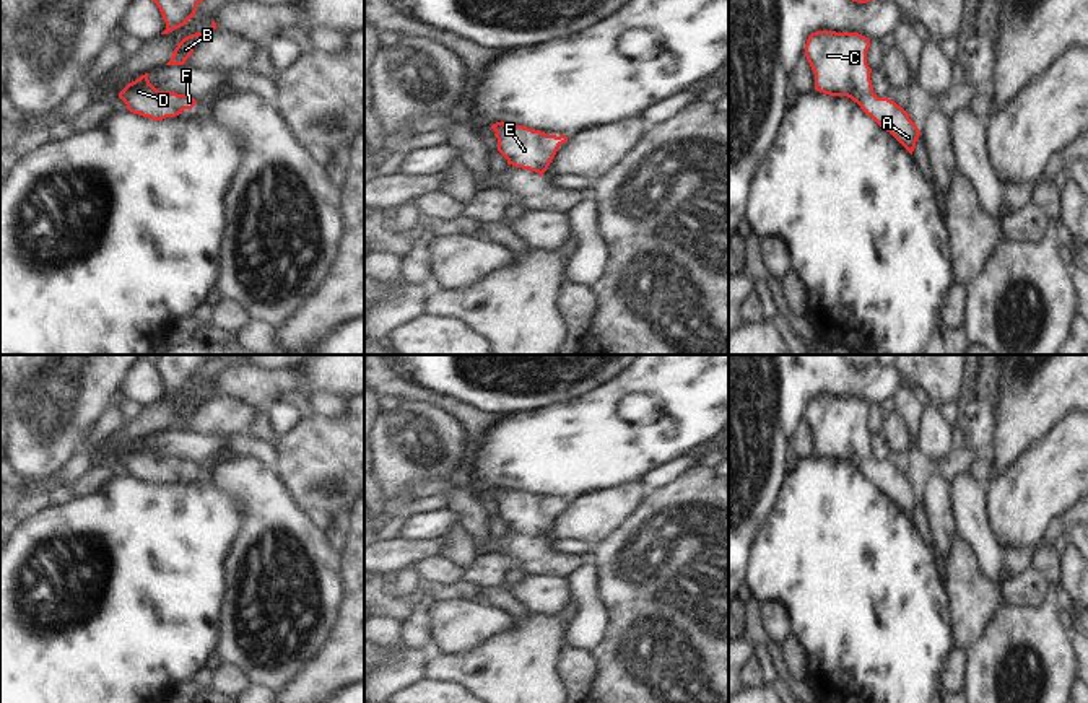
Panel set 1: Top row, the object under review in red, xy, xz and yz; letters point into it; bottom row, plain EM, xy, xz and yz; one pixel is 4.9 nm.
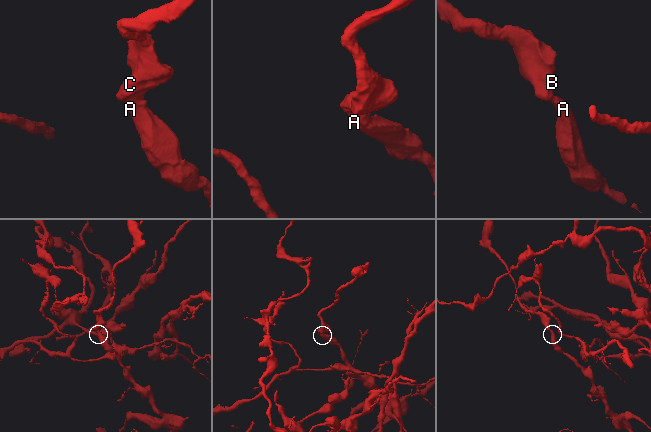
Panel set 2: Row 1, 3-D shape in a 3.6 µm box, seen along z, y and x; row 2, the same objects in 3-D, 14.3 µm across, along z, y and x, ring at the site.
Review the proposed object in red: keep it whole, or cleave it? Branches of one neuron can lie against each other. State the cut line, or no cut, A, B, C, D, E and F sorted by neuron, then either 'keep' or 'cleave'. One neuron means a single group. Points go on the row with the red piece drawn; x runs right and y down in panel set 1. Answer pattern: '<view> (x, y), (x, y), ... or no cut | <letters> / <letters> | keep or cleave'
no cut | A B C D E F | keep

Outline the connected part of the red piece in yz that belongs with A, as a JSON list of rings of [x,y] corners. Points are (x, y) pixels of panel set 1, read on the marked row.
[[[816,31],[805,44],[805,57],[815,73],[815,90],[847,96],[911,155],[920,135],[909,114],[888,98],[873,93],[867,63],[870,39],[859,33]]]

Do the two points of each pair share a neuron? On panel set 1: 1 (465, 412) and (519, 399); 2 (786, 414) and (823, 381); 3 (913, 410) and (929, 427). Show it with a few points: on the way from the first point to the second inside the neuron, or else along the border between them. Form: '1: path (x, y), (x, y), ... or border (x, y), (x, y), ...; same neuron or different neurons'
1: border (462, 402), (487, 412), (504, 414); different neurons
2: path (792, 404), (813, 383); same neuron
3: border (924, 409), (916, 445); different neurons

